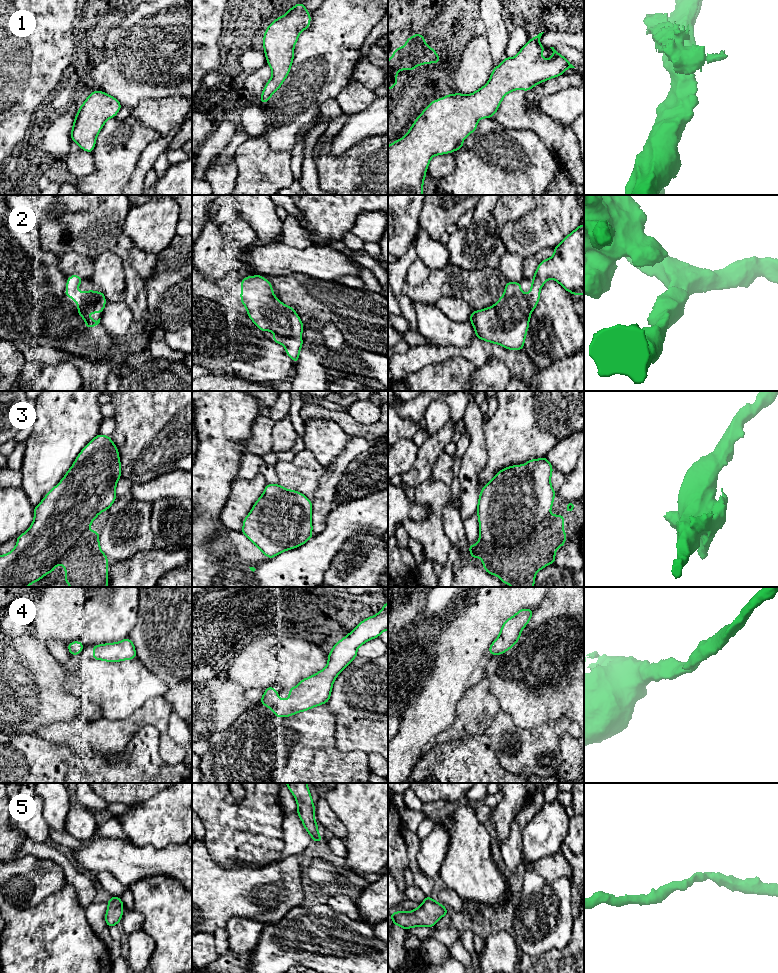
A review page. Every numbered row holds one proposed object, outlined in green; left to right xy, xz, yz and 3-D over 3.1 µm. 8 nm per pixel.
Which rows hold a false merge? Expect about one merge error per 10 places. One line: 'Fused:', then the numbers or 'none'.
Fused: none

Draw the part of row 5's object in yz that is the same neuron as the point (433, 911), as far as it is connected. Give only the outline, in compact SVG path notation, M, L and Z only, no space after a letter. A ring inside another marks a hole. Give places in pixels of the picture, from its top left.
M426 896L423 903L415 910L409 912L398 911L390 915L394 925L407 930L412 927L433 927L446 914L448 913L445 906Z

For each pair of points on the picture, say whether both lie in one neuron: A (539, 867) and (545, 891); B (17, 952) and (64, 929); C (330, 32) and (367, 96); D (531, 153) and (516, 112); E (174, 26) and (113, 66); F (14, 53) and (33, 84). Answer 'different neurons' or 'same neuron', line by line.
A: different neurons
B: same neuron
C: different neurons
D: different neurons
E: same neuron
F: same neuron

